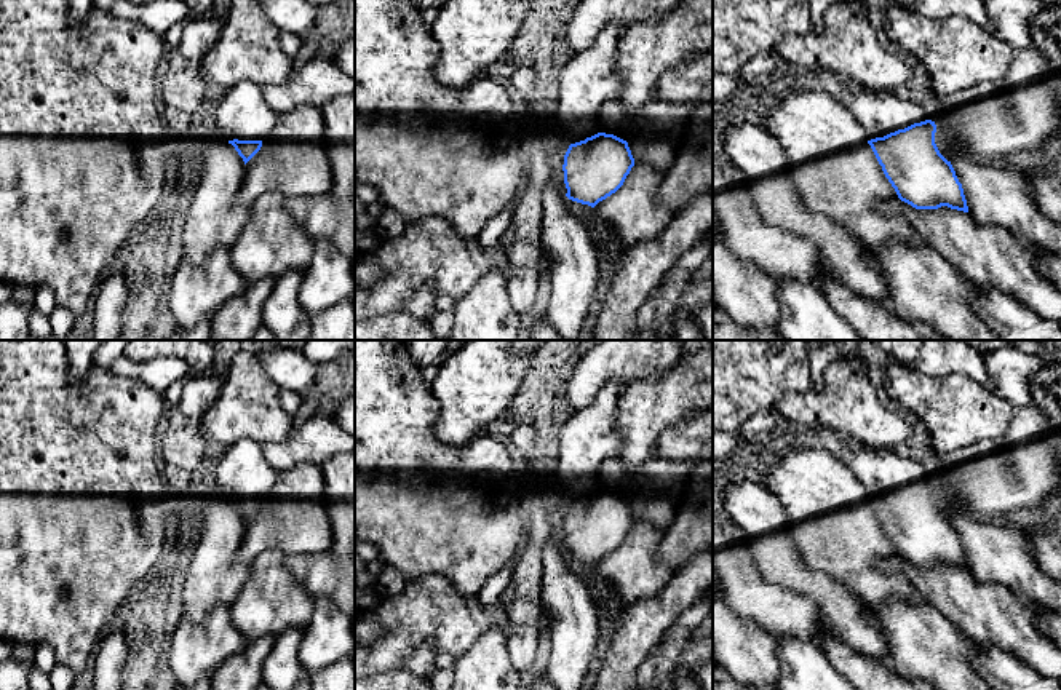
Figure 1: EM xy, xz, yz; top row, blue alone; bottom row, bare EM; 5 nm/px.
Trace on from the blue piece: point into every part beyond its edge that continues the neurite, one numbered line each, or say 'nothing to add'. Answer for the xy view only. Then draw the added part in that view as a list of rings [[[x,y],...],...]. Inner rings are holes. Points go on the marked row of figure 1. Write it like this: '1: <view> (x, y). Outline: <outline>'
1: xy (243, 114). Outline: [[[241,81],[225,89],[216,110],[216,131],[233,141],[267,141],[278,113],[267,104],[264,88]]]

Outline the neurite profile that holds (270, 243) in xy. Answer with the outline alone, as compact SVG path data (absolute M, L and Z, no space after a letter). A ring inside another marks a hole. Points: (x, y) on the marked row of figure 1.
M281 192L262 193L236 241L228 248L233 268L248 286L259 280L276 280L286 272L304 272L310 264L315 241L284 209Z

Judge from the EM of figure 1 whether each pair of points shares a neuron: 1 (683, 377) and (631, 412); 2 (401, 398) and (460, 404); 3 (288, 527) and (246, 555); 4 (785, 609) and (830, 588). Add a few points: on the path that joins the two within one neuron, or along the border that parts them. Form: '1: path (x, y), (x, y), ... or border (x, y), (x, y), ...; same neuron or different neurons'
1: path (670, 390), (644, 412); same neuron
2: border (429, 387), (429, 392), (438, 403), (437, 440); different neurons
3: path (278, 527), (274, 527), (256, 545); same neuron
4: border (772, 583), (791, 588), (807, 598), (826, 620); different neurons

